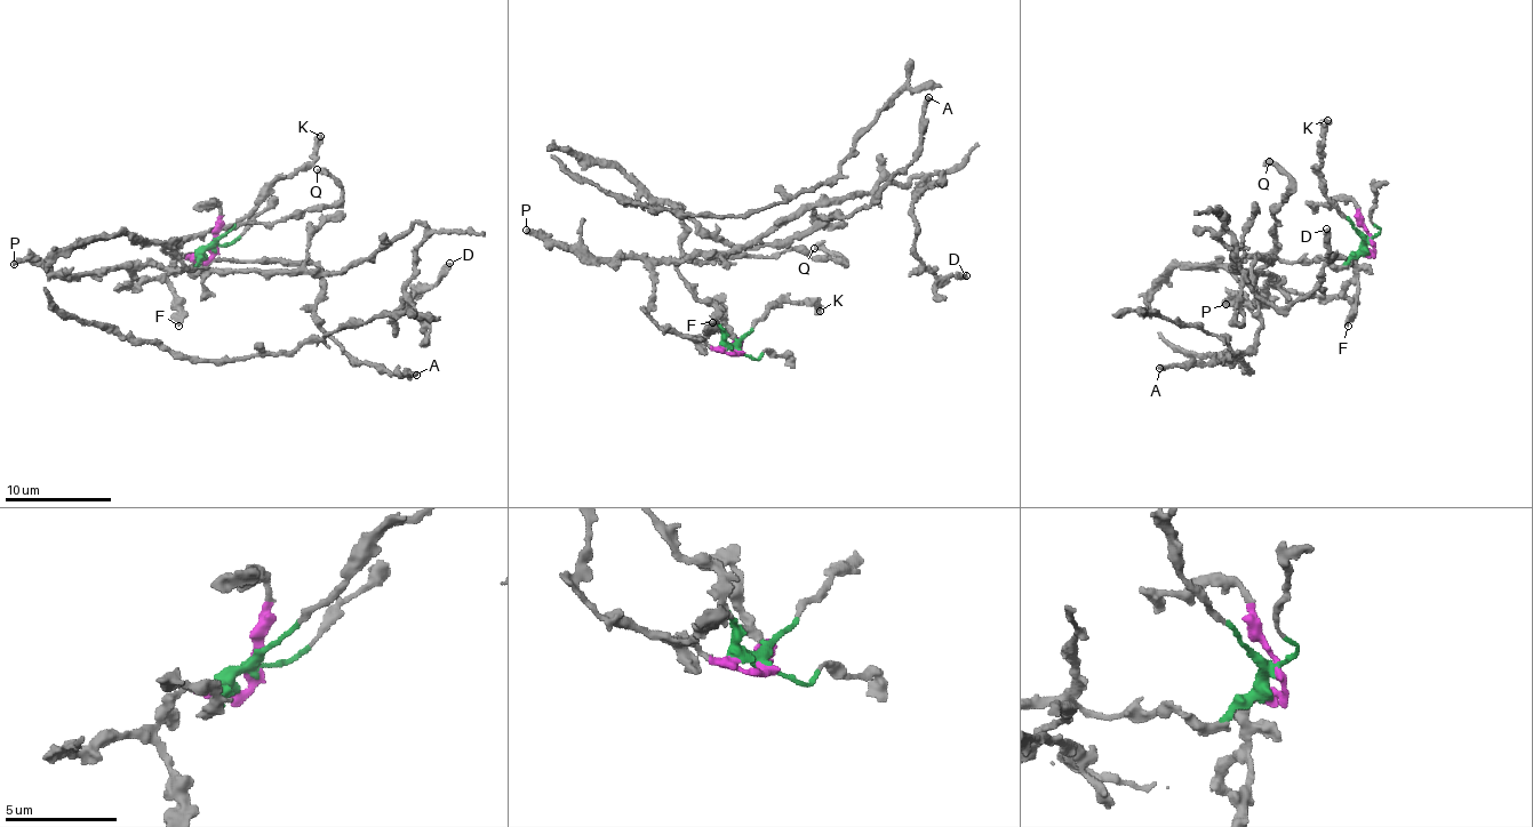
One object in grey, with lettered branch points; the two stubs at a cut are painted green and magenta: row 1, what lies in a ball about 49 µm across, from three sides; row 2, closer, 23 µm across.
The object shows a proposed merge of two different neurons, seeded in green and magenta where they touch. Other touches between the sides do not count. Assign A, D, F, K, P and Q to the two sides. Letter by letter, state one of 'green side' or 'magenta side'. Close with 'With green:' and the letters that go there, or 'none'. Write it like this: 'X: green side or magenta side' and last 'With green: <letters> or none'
A: green side
D: magenta side
F: magenta side
K: green side
P: magenta side
Q: green side
With green: A, K, Q

